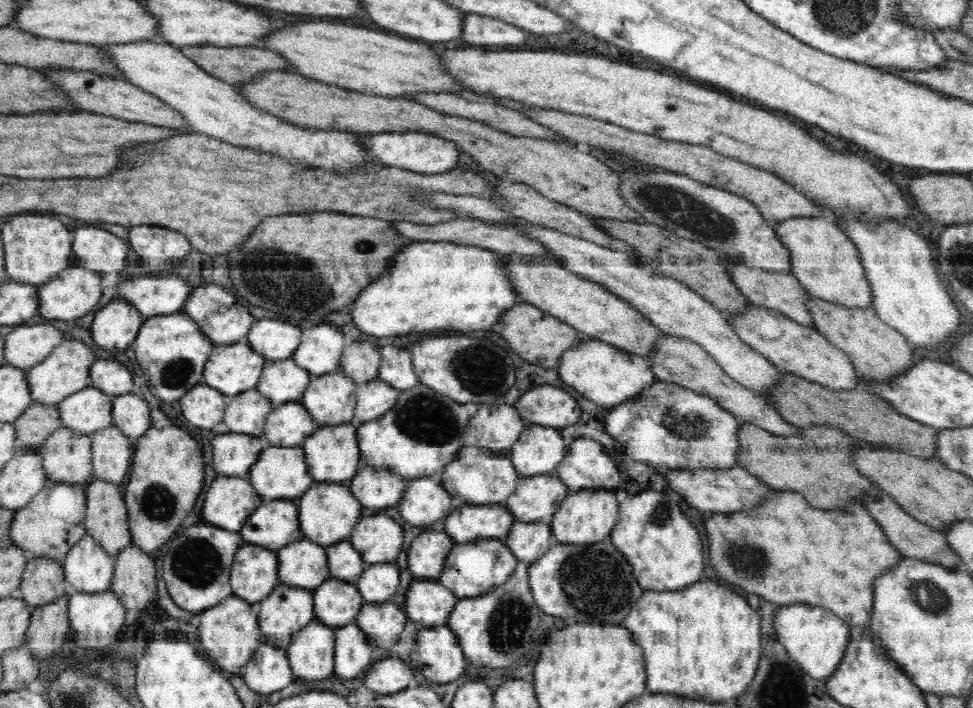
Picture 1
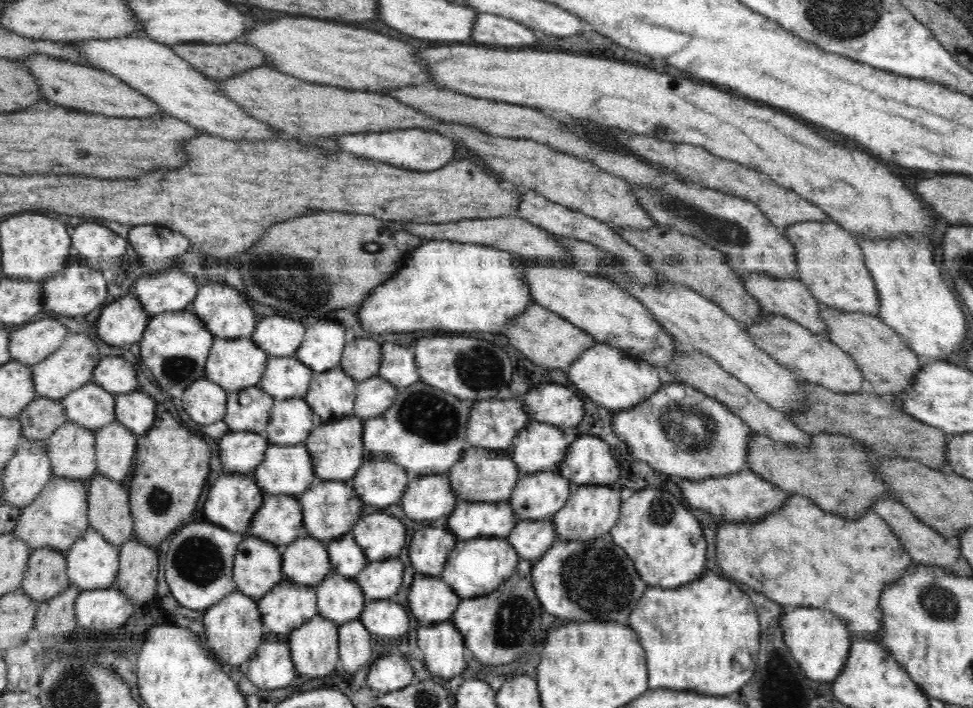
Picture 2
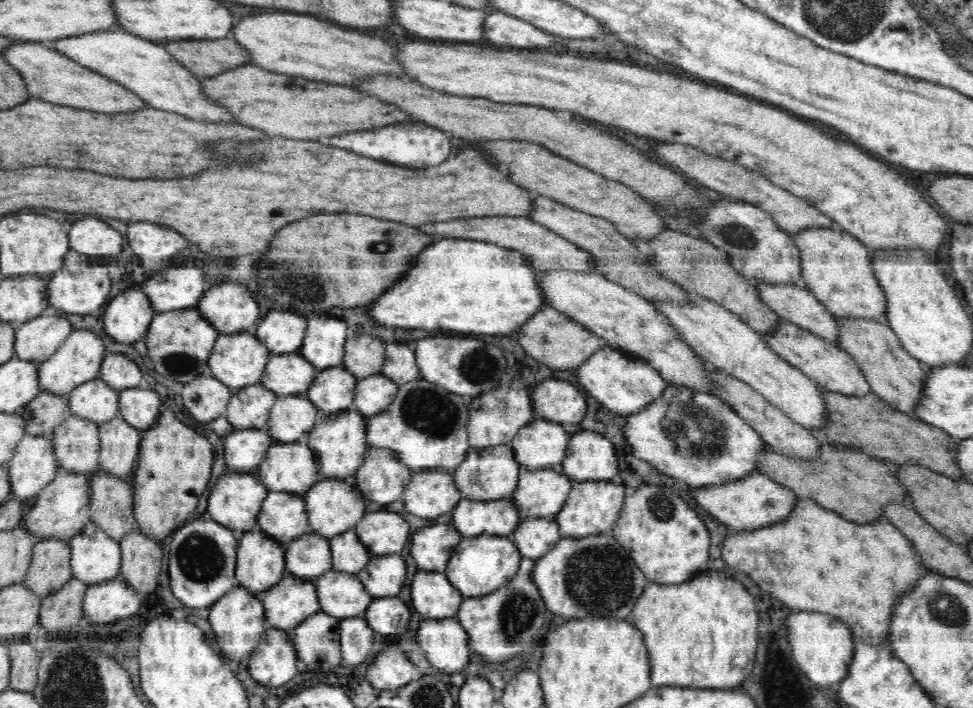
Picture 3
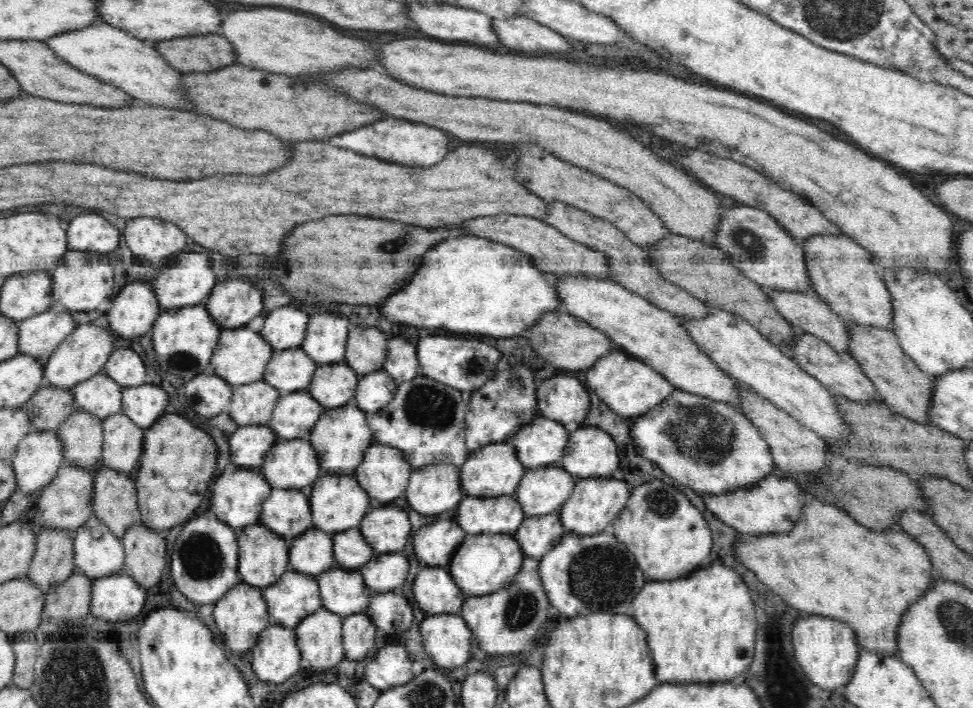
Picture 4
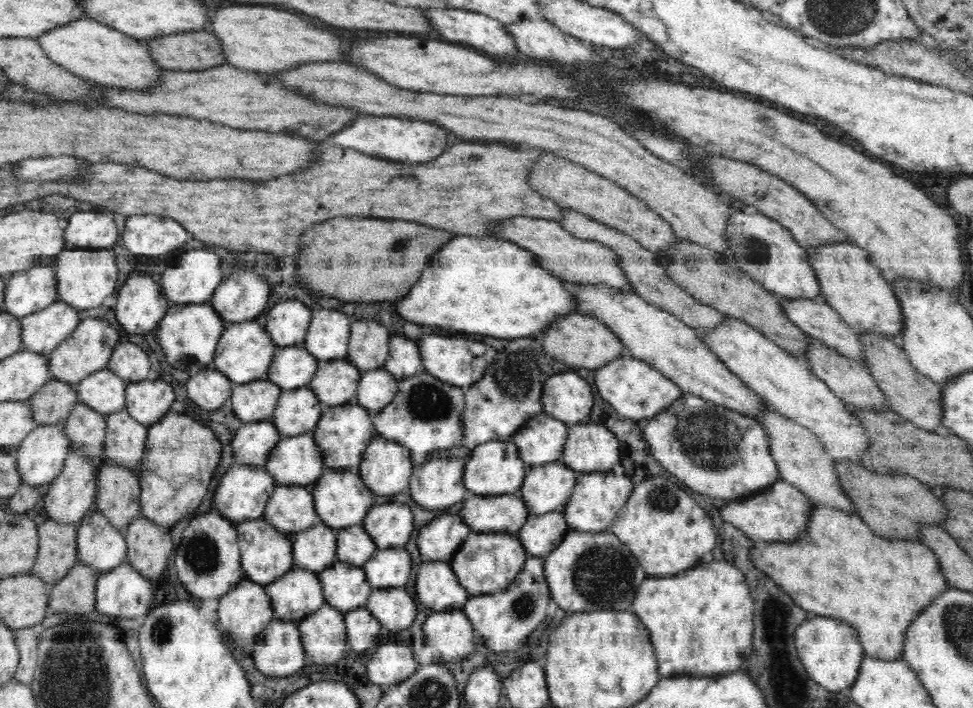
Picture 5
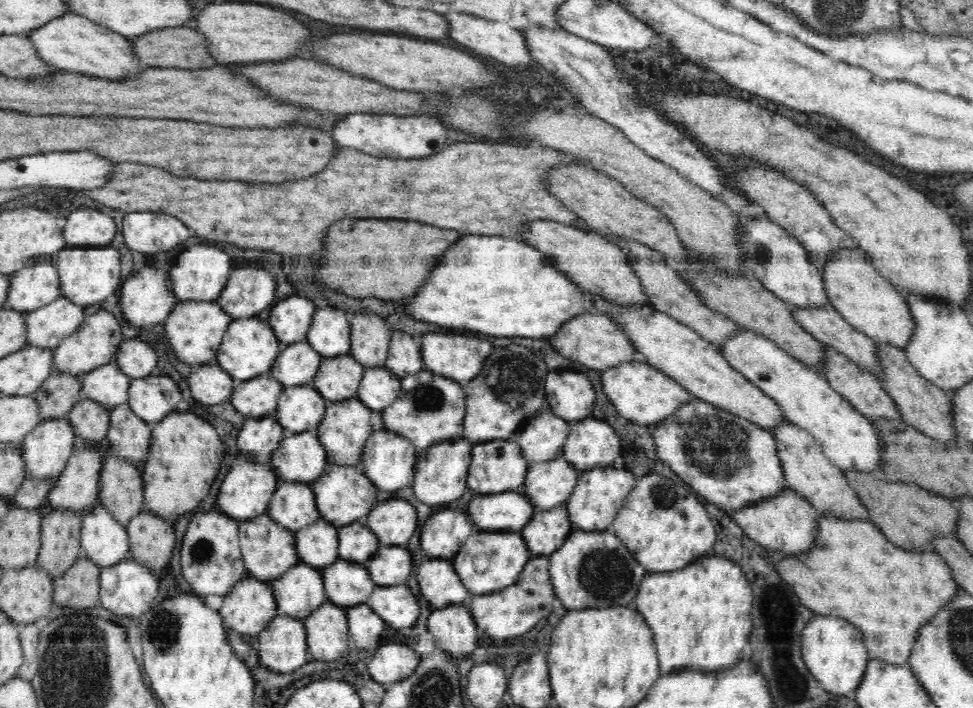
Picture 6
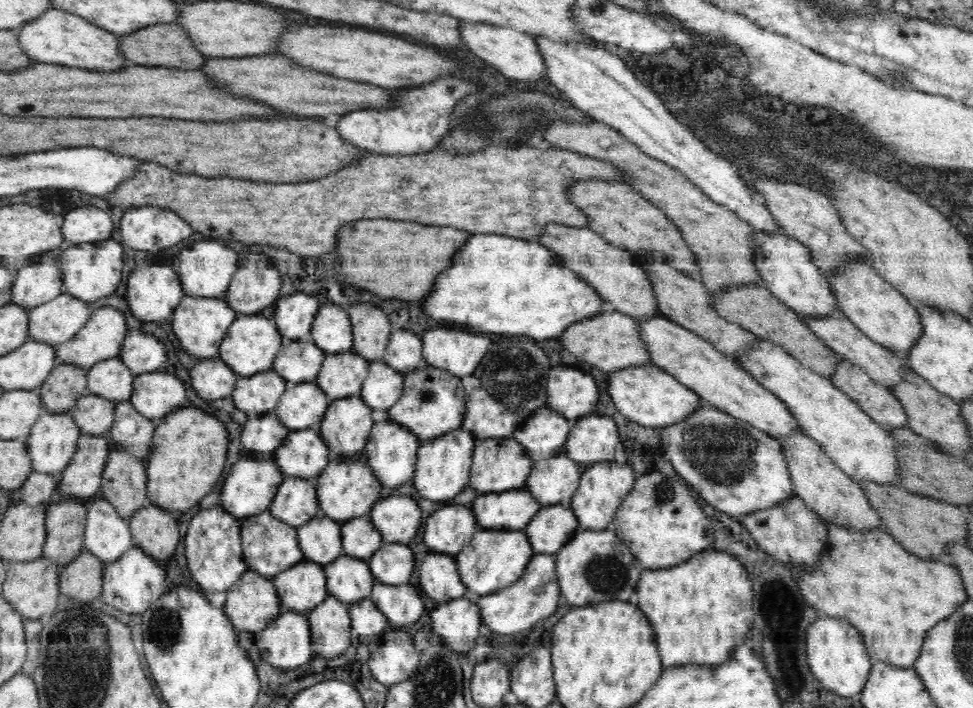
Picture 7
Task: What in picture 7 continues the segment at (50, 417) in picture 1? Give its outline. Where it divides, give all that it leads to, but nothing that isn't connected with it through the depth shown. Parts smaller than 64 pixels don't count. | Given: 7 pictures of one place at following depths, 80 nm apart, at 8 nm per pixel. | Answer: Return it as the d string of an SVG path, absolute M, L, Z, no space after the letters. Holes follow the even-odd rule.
M70 363L55 365L38 389L43 411L64 414L70 410L76 400L86 394L87 371Z

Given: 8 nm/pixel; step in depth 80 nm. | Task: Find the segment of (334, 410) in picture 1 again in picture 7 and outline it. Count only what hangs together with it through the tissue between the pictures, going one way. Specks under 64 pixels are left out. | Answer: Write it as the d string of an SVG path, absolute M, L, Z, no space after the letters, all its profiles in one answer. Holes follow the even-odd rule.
M328 353L314 382L331 400L358 397L368 370L368 359L360 353Z

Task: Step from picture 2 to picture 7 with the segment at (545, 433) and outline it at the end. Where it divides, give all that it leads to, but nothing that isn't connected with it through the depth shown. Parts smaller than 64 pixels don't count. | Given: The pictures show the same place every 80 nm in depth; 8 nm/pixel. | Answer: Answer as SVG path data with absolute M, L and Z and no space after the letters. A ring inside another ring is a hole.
M544 406L522 423L512 438L522 444L533 461L549 459L563 453L571 421Z

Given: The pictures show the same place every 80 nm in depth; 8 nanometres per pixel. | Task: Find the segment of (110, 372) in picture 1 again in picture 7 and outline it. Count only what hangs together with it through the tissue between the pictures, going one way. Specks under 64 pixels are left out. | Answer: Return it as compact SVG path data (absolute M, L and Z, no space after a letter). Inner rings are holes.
M132 330L128 332L118 356L134 376L151 373L166 364L166 346L152 334Z

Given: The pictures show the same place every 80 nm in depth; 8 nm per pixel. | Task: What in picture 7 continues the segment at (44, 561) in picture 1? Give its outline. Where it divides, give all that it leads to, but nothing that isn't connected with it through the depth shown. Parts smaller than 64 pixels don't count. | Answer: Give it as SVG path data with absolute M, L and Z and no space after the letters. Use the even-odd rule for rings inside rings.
M76 499L50 501L46 511L46 542L42 558L66 566L84 547L87 504Z

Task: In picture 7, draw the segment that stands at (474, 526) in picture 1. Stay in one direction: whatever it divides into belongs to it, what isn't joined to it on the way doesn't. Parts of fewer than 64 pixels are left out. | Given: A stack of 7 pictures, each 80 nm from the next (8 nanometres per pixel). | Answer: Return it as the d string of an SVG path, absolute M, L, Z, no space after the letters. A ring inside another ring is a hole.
M526 489L480 494L471 504L479 529L524 530L541 509Z

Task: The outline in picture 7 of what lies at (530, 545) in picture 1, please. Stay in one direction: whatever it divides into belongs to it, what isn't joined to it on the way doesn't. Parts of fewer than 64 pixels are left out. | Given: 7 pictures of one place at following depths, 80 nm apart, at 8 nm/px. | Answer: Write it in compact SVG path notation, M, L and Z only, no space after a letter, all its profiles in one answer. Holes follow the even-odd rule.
M542 506L524 529L535 554L554 554L580 530L571 506Z

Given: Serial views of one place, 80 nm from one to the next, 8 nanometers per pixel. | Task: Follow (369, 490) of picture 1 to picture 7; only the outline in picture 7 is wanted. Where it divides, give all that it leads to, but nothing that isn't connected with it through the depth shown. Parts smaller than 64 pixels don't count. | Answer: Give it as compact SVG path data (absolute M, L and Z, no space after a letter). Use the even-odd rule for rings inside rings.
M387 419L384 422L374 423L368 442L366 442L364 458L386 492L401 484L413 484L417 452L420 445L420 440L410 429L406 429L392 420Z

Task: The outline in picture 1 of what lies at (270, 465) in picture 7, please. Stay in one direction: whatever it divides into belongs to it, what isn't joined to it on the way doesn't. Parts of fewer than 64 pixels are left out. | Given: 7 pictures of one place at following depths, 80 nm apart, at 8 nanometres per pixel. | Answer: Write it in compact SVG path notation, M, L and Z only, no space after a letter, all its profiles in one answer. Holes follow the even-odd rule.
M220 476L206 493L201 515L214 526L240 532L262 500L249 480Z

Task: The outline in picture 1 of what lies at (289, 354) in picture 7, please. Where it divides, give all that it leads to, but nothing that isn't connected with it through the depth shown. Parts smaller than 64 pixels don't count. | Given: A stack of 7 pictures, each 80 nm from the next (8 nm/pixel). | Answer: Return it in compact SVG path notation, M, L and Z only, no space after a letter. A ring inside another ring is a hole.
M265 359L257 391L277 406L290 401L300 402L310 384L312 374L299 367L294 359Z

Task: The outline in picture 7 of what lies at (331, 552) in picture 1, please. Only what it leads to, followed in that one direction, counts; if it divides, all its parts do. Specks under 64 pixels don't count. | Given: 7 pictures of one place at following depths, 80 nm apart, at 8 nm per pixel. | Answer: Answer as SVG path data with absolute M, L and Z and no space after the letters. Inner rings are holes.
M361 516L341 525L344 555L370 562L373 554L383 543L380 531L374 527L370 516Z

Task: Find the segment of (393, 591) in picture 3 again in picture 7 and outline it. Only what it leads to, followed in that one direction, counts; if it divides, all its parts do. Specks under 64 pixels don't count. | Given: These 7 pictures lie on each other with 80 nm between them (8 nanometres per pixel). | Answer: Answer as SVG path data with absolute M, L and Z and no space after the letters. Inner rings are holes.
M383 541L368 563L376 582L385 585L408 584L414 572L412 549L402 543Z

